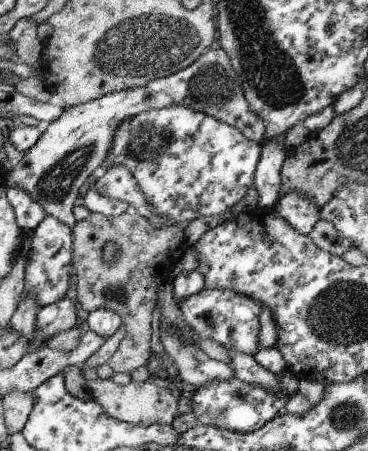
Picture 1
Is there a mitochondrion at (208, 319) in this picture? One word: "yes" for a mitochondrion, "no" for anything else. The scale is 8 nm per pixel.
yes

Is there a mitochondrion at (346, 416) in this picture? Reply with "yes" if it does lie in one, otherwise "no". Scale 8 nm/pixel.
yes

